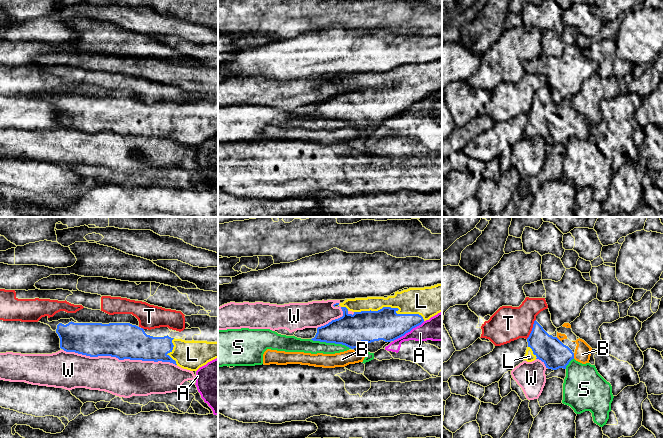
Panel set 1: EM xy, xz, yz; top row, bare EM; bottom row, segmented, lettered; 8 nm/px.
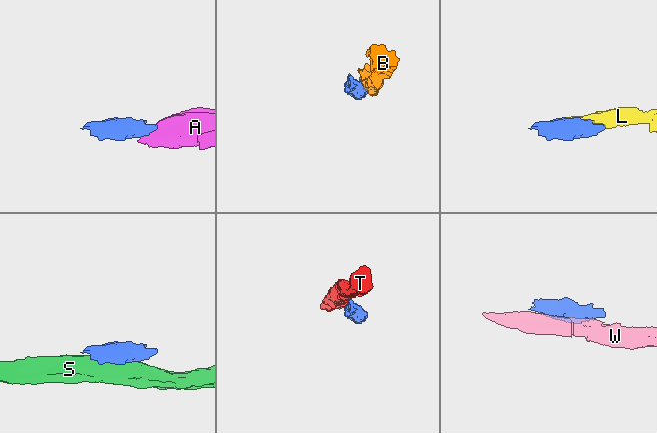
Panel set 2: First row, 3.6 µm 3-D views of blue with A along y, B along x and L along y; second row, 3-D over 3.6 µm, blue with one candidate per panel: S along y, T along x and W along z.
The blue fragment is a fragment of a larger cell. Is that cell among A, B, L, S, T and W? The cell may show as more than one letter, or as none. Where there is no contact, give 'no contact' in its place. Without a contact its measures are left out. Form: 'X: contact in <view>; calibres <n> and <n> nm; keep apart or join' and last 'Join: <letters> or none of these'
A: contact in xz; calibres 260 and 200 nm; keep apart
B: contact in yz; calibres 220 and 130 nm; join
L: contact in xz; calibres 260 and 220 nm; join
S: contact in xz; calibres 260 and 110 nm; keep apart
T: contact in yz; calibres 220 and 280 nm; keep apart
W: contact in xy; calibres 280 and 300 nm; keep apart
Join: B, L

